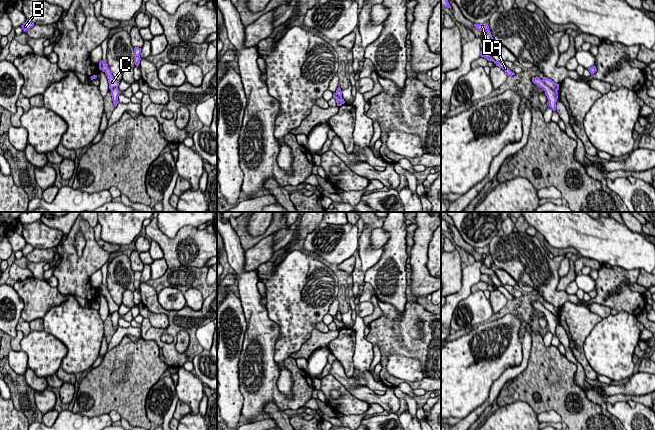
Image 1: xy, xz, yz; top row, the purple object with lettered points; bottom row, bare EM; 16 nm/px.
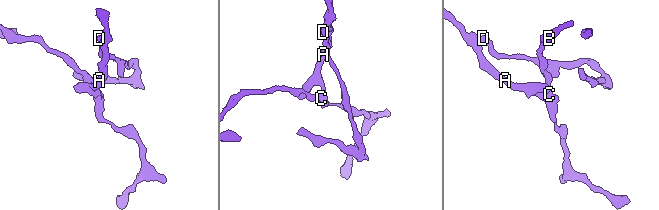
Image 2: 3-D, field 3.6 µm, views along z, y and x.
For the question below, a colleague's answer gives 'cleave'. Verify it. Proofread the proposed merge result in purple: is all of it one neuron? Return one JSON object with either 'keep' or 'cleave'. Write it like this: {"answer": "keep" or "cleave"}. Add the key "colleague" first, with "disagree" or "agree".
{"colleague": "agree", "answer": "cleave"}

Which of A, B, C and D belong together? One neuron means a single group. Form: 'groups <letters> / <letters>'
groups A D / B C

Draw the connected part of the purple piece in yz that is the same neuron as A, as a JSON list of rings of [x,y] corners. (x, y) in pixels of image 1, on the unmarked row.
[[[481,274],[480,280],[486,282],[488,285],[494,286],[496,290],[502,292],[508,300],[515,299],[515,297],[512,296],[504,287],[495,285],[489,278],[489,274]]]

